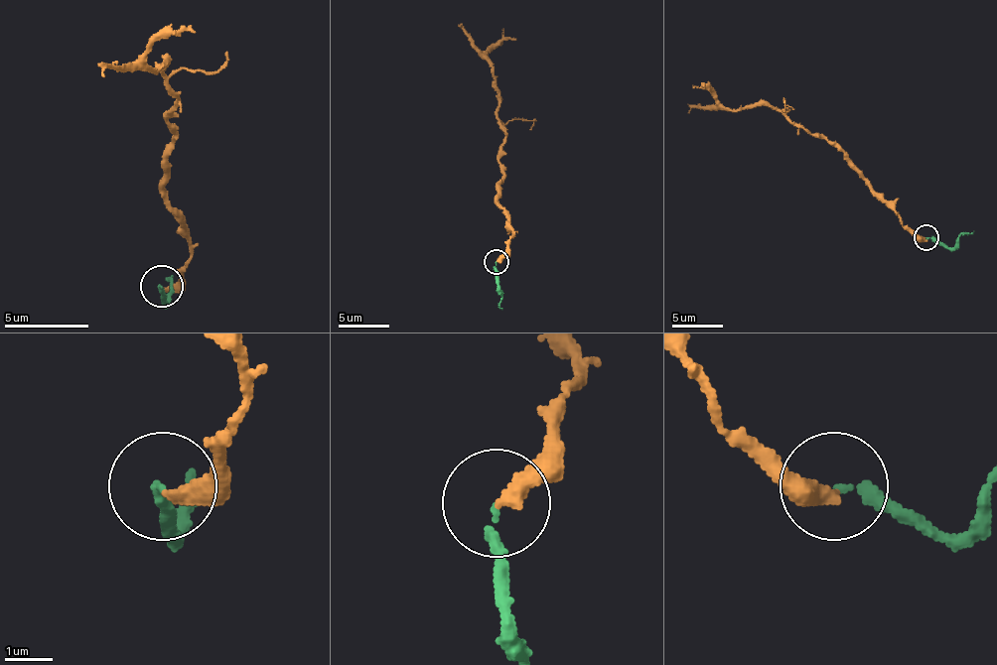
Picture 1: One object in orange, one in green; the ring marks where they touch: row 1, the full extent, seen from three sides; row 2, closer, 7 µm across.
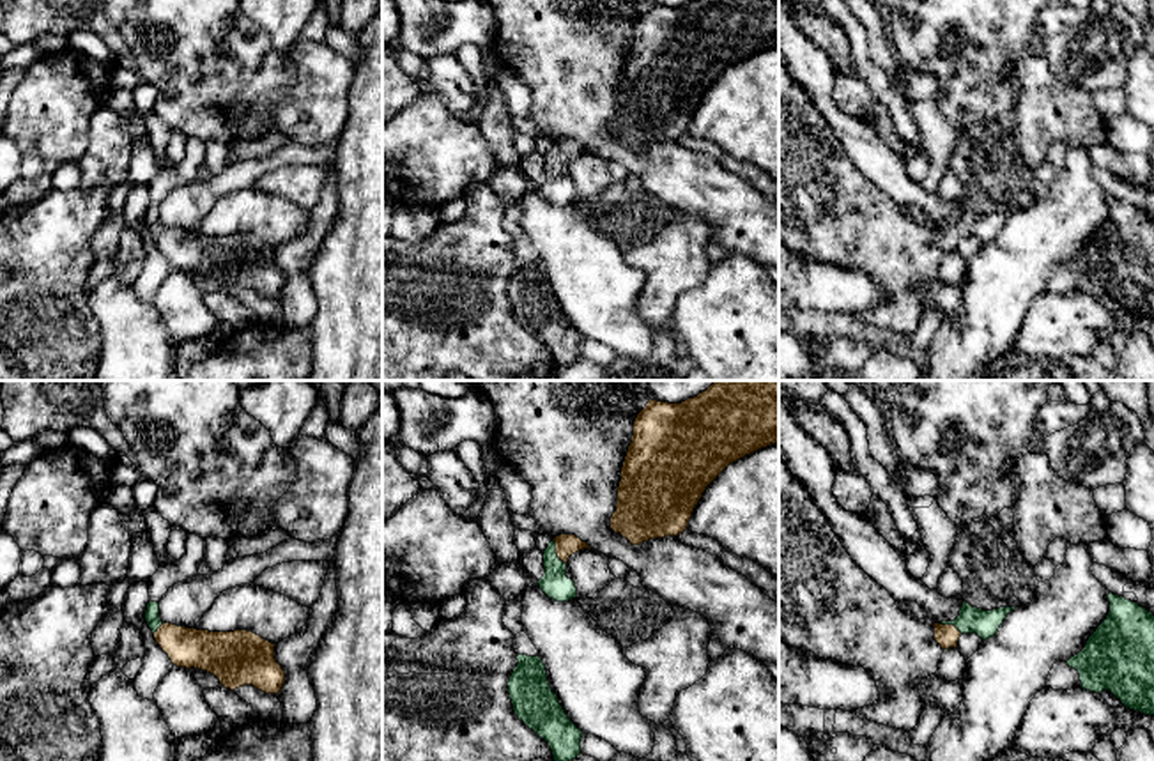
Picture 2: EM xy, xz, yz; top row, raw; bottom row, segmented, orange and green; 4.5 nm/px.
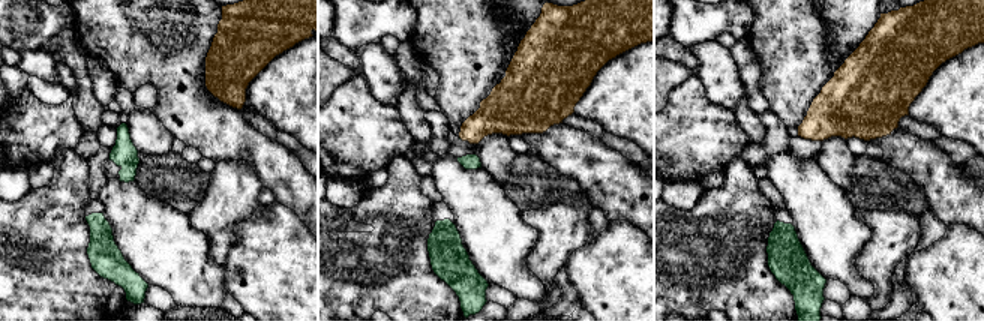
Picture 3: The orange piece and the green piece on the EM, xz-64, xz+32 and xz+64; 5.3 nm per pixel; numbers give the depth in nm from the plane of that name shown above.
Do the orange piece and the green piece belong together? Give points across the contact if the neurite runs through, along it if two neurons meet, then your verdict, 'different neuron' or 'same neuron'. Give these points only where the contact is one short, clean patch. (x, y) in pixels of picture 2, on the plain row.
way xz (565, 147), (556, 156), (554, 186); same neuron

